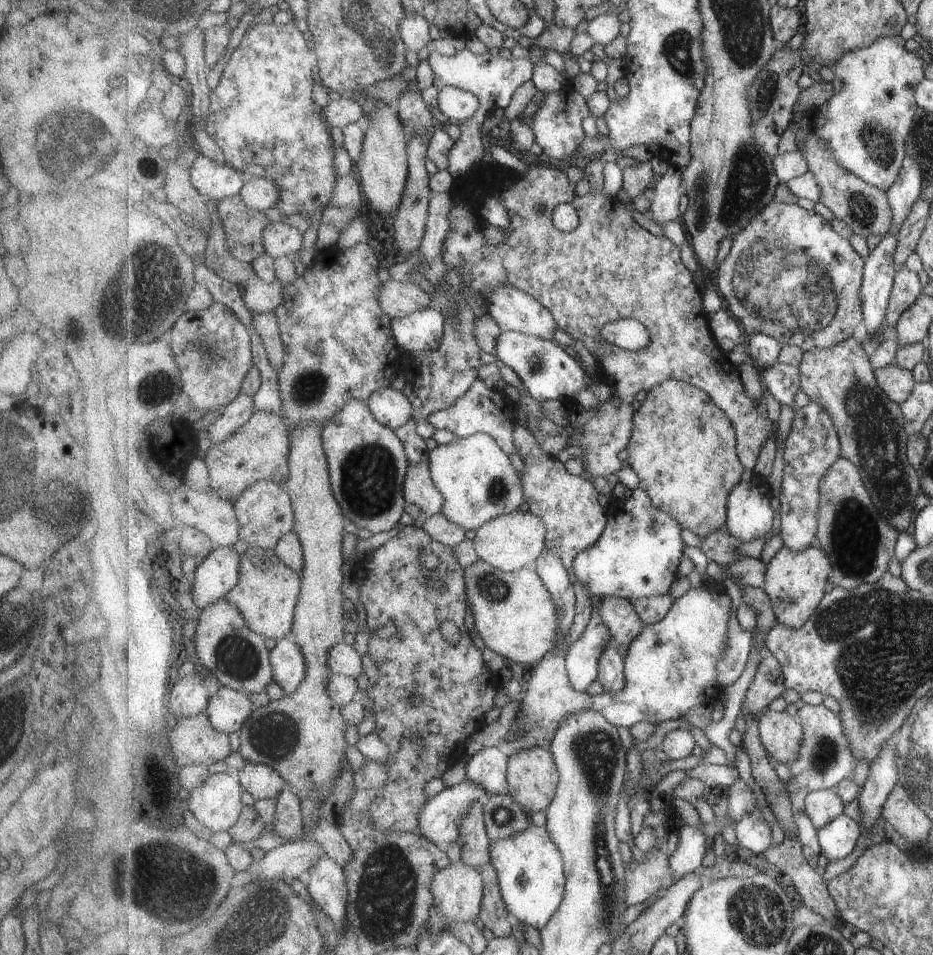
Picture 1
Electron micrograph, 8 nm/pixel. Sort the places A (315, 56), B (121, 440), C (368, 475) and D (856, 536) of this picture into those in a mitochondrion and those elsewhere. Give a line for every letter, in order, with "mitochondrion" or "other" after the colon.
A: other
B: other
C: mitochondrion
D: mitochondrion

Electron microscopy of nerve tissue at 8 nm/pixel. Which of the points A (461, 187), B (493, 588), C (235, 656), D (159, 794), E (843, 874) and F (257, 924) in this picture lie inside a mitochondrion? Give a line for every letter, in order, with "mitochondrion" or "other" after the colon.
A: other
B: mitochondrion
C: mitochondrion
D: other
E: other
F: mitochondrion

